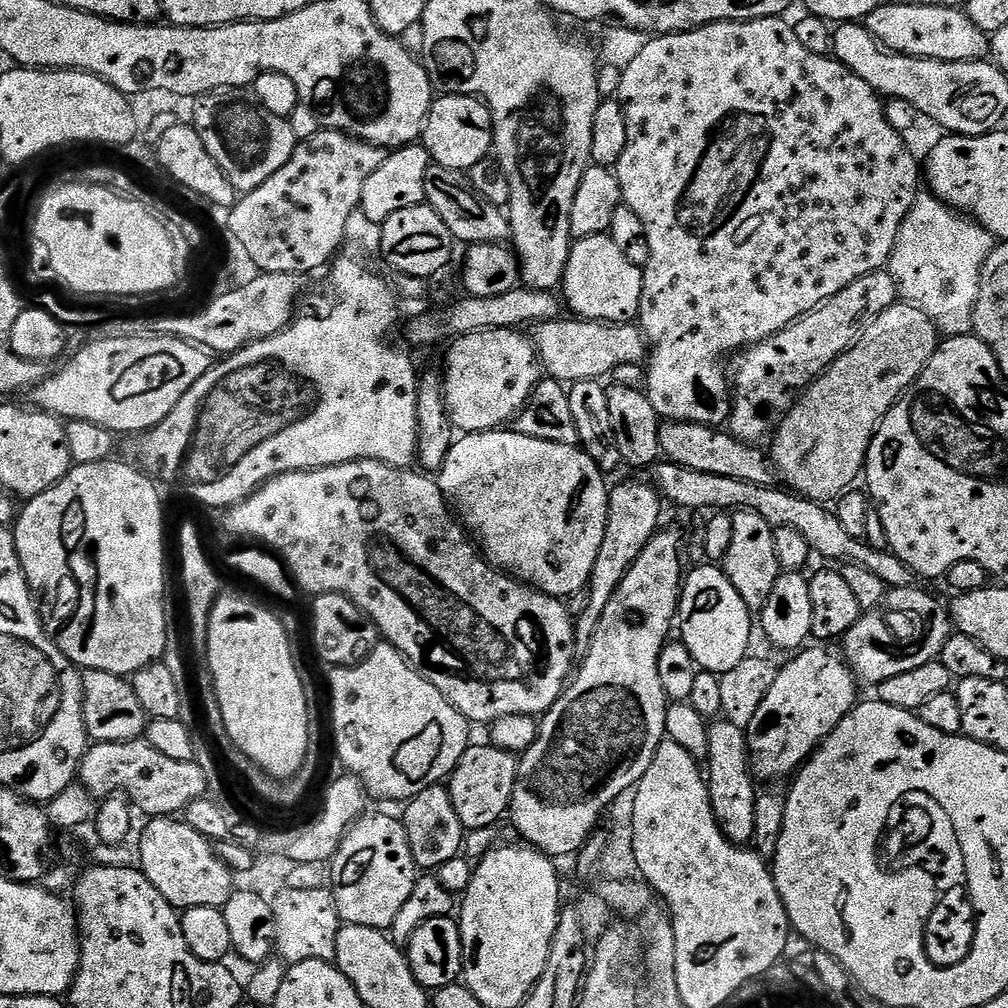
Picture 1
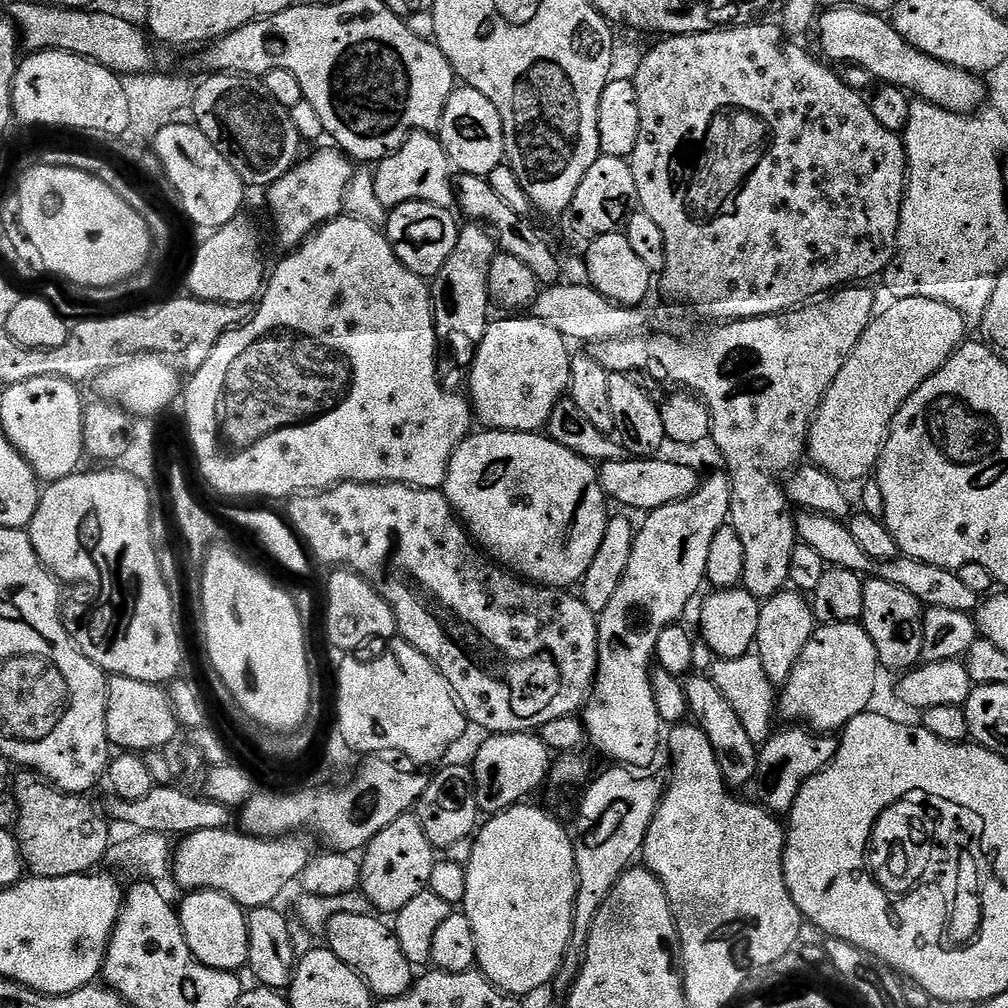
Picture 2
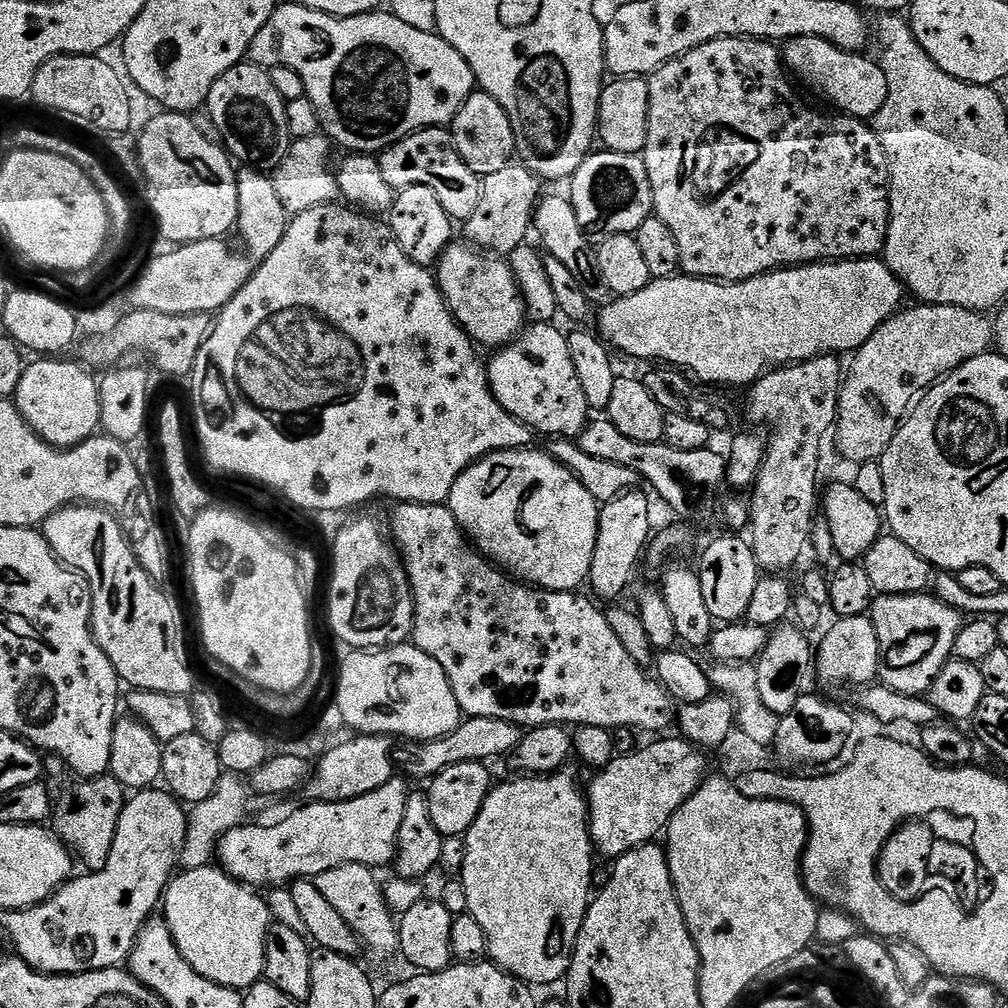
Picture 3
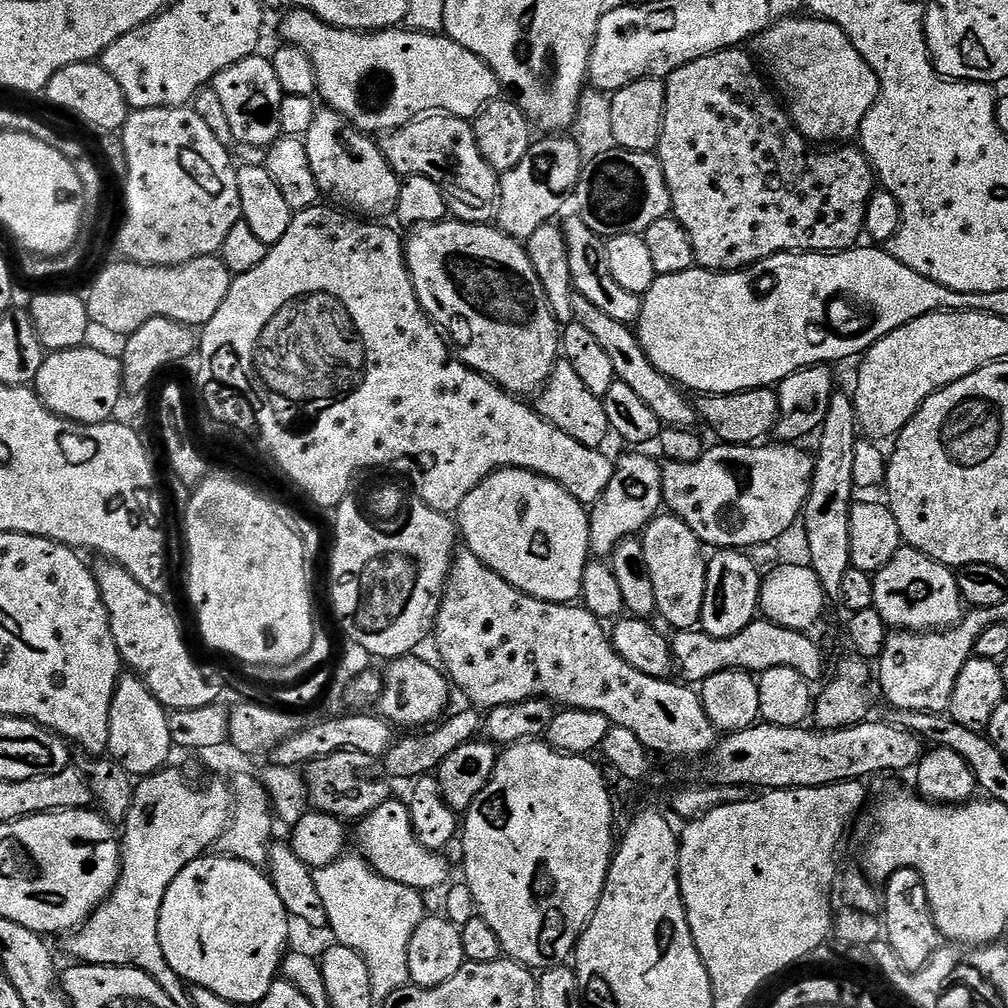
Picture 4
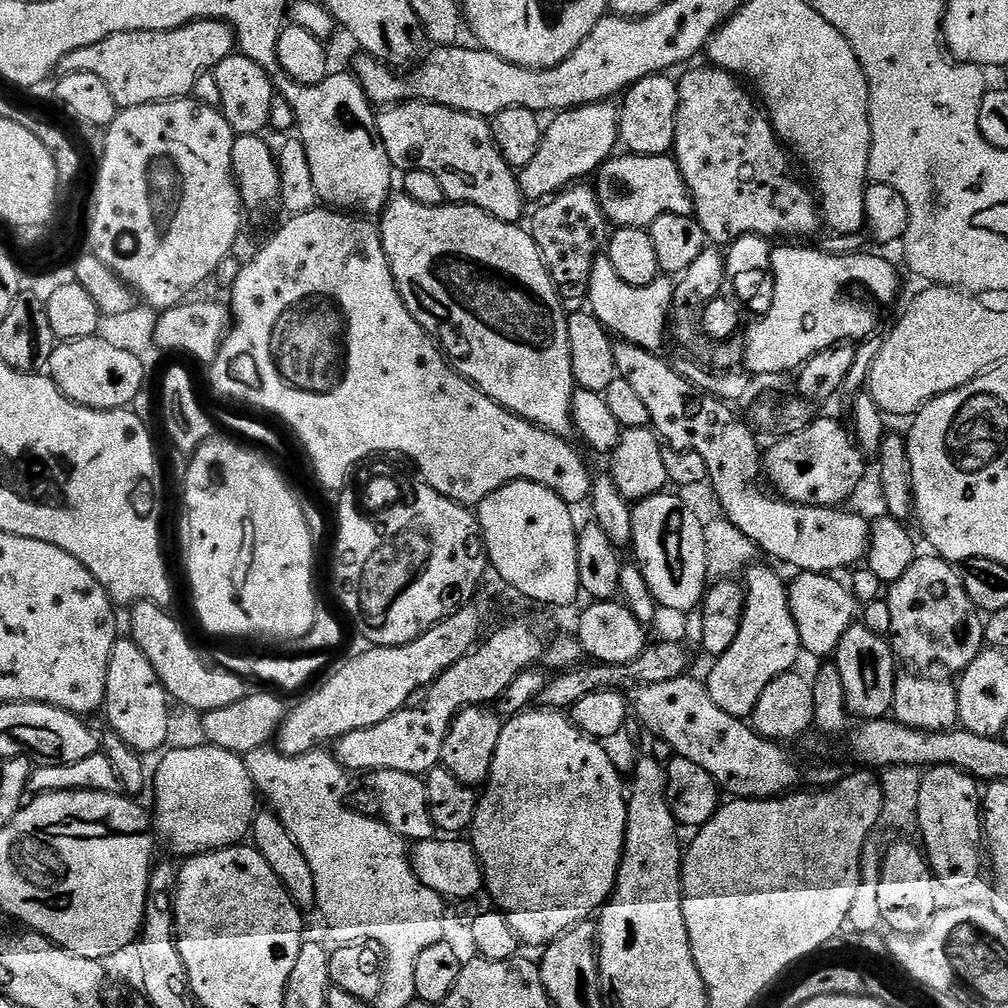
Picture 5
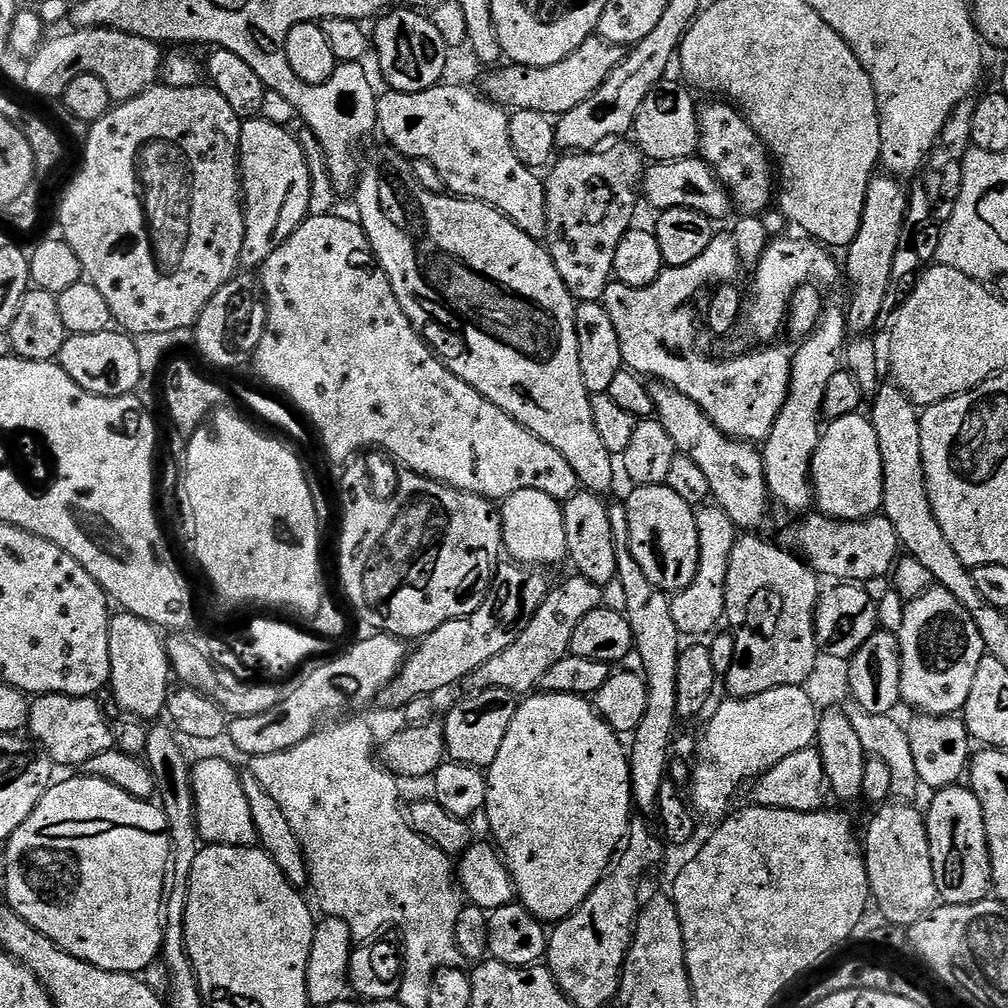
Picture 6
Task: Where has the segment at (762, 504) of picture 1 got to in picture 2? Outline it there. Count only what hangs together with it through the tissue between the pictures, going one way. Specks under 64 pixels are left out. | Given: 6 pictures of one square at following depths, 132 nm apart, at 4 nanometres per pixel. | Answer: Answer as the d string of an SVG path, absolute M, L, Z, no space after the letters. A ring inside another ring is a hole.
M625 458L623 460L606 460L599 465L600 485L609 501L621 504L624 508L637 508L640 514L653 512L656 508L670 506L670 502L682 502L696 493L702 483L699 476L688 464L675 464L672 460L661 458ZM801 511L796 516L796 534L799 543L810 546L810 550L814 550L824 559L825 565L861 574L876 570L872 572L875 579L883 580L885 584L902 586L902 590L914 594L914 598L918 598L918 602L924 605L925 609L958 610L972 614L982 603L982 598L974 594L974 590L969 590L963 584L962 578L958 578L956 571L951 568L930 566L903 554L885 564L877 564L876 561L866 558L866 553L859 548L858 542L854 542L854 534L850 534L847 523L835 517Z

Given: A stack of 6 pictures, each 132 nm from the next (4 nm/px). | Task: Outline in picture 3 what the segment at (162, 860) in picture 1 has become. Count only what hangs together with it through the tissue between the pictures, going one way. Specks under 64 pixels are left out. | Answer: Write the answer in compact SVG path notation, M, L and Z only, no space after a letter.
M393 778L380 789L346 801L305 803L305 808L290 813L269 828L259 828L252 822L234 828L219 842L219 867L232 879L265 890L271 884L288 886L347 864L365 864L373 870L380 870L383 864L391 865L396 858L398 830L410 795L410 788L403 782Z

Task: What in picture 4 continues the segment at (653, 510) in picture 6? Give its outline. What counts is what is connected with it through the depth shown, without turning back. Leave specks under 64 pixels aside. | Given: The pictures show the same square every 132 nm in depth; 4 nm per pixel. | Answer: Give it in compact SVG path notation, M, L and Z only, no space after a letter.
M661 514L651 520L648 527L642 533L644 549L646 550L646 566L650 566L650 579L654 581L654 598L656 599L656 611L659 619L664 619L672 627L672 630L692 630L699 625L702 614L702 602L706 594L706 552L700 540L676 516Z

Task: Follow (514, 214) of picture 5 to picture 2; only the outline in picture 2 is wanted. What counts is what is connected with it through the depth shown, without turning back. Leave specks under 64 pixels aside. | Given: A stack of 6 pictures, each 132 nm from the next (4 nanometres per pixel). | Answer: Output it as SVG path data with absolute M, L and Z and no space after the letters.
M414 132L401 143L397 152L388 153L383 160L375 165L374 190L378 194L378 202L382 202L382 206L389 210L402 206L406 202L430 202L439 208L451 209L454 204L453 177L448 176L448 172L450 173L448 155L439 139L426 132Z

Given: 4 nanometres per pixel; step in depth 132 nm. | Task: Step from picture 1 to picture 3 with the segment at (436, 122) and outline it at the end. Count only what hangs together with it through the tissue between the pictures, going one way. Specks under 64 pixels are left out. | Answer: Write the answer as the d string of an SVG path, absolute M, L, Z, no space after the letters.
M474 91L470 98L458 110L450 125L452 141L466 166L474 170L474 174L481 178L490 174L498 174L498 170L506 170L513 163L516 156L516 139L514 138L514 126L510 126L510 118L490 94L482 91Z

